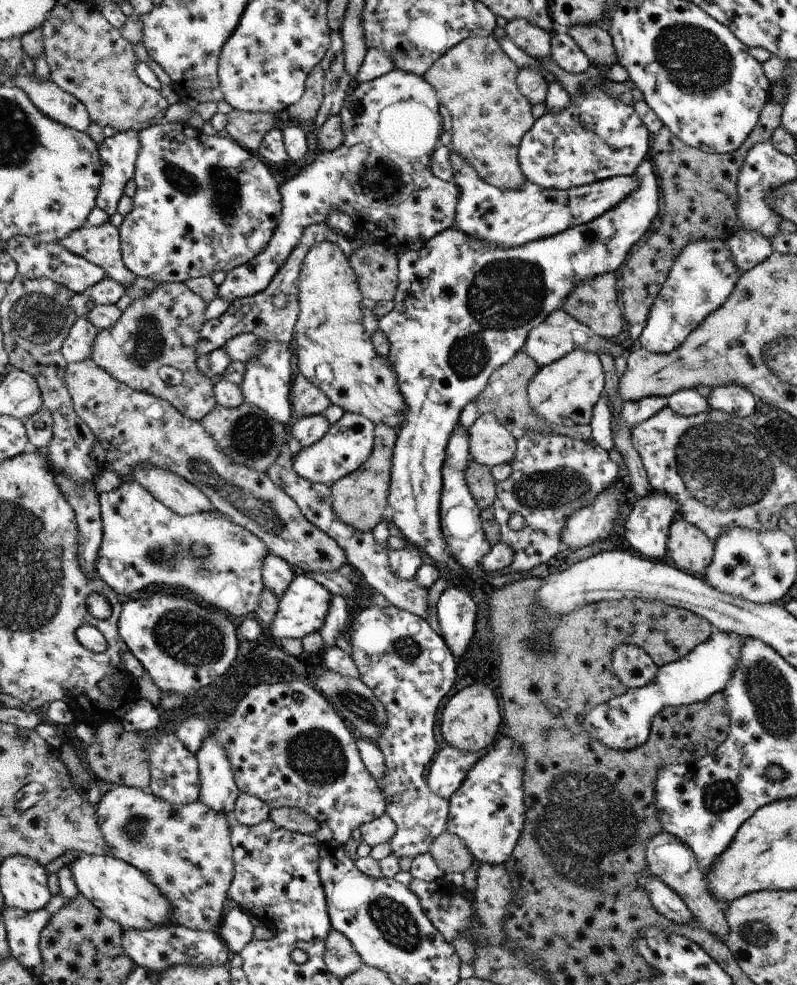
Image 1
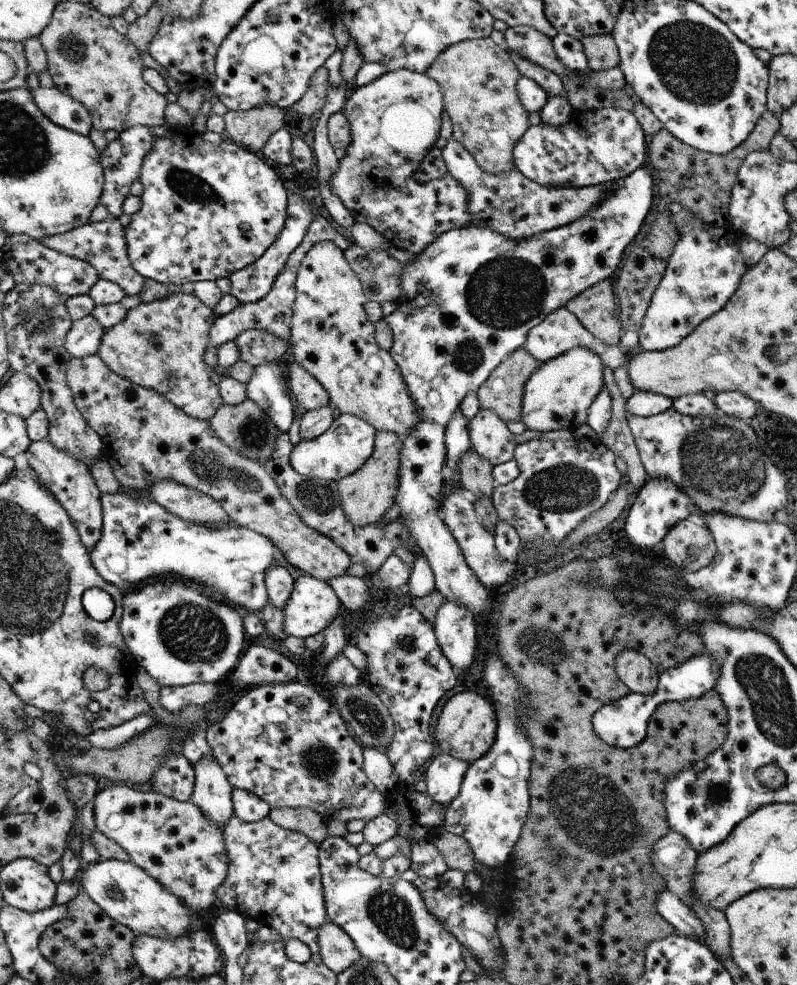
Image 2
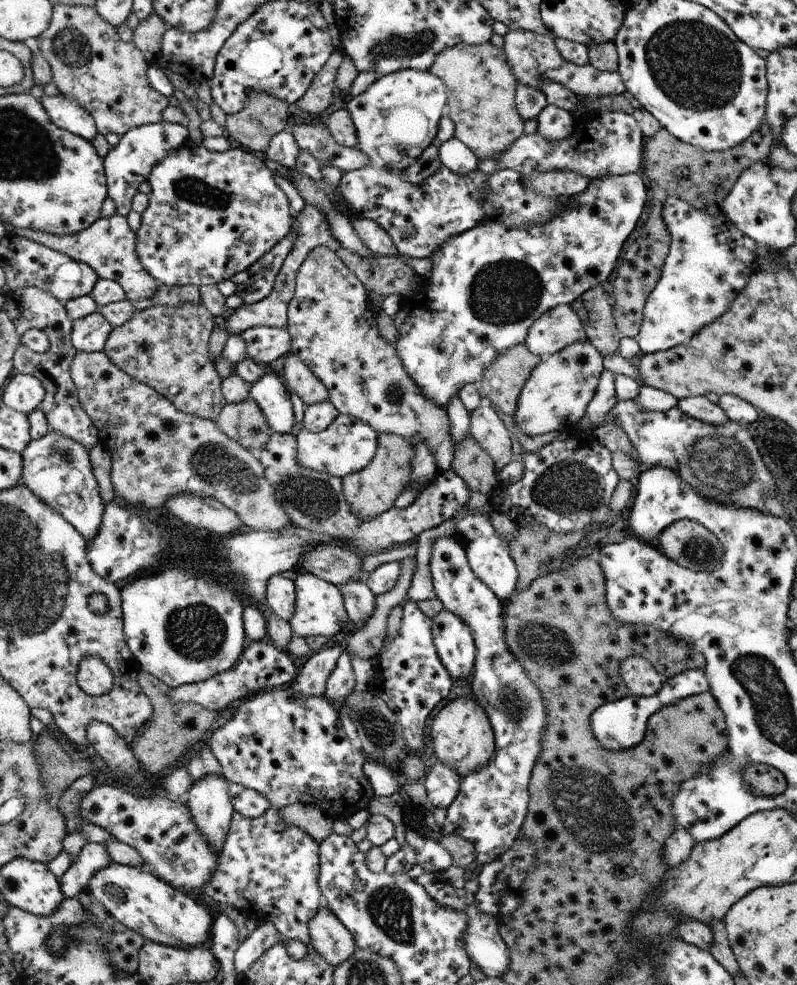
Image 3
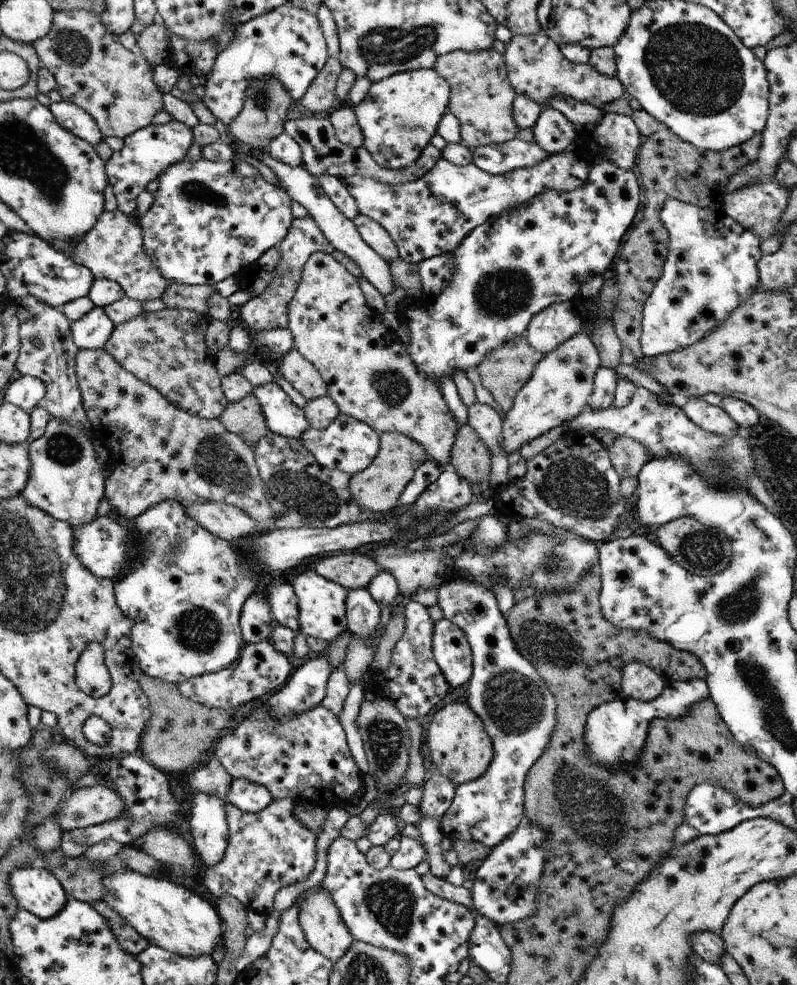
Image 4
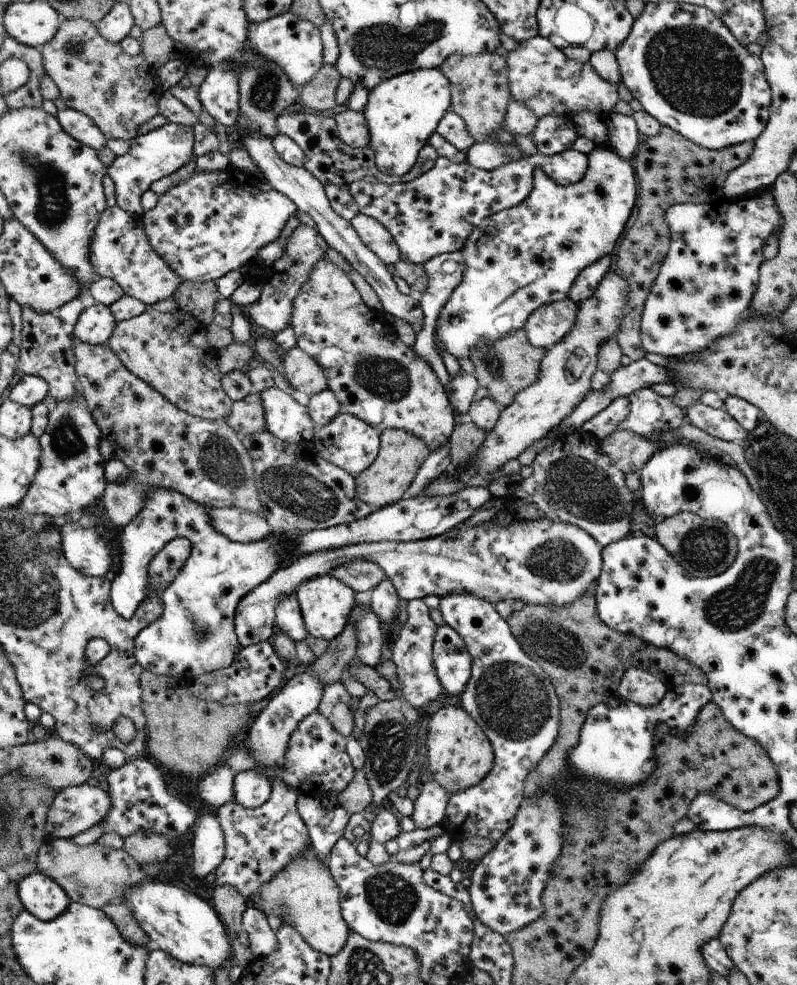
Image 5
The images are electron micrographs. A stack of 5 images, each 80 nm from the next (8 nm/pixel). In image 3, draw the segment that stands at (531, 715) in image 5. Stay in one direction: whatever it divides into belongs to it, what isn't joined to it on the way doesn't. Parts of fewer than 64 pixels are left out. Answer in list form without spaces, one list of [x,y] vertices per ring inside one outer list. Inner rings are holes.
[[[440,537],[433,543],[430,559],[431,575],[435,596],[440,599],[443,608],[457,615],[471,627],[476,645],[475,673],[472,674],[472,690],[475,701],[479,703],[491,721],[495,732],[496,754],[486,766],[476,769],[468,777],[462,778],[462,785],[455,801],[446,809],[446,818],[441,830],[444,835],[456,835],[472,842],[477,852],[477,860],[482,864],[491,863],[505,850],[508,850],[522,832],[530,800],[528,783],[542,750],[542,737],[549,724],[547,702],[540,688],[529,677],[525,666],[511,653],[507,642],[504,620],[504,606],[498,597],[476,576],[470,568],[464,547],[453,537]]]

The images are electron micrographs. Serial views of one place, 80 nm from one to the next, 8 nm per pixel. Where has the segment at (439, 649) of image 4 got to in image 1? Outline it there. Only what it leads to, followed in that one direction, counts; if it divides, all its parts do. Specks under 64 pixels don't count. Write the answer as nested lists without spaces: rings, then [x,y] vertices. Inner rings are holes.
[[[450,586],[437,602],[436,614],[444,642],[459,659],[468,652],[468,644],[476,632],[478,606],[466,594],[464,586]]]

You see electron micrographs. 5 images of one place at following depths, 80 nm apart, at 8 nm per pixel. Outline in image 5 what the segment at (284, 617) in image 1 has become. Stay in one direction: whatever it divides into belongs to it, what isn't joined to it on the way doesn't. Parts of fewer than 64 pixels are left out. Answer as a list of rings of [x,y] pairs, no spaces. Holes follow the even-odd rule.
[[[323,575],[303,583],[297,589],[295,596],[302,607],[303,619],[309,635],[327,641],[335,639],[347,628],[356,602],[360,600],[352,587],[332,575]]]

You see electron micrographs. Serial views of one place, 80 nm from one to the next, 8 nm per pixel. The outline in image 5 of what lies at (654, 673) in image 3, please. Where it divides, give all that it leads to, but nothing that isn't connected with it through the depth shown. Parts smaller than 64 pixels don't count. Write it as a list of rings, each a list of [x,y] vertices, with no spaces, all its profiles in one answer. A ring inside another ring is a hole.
[[[638,666],[628,668],[618,682],[615,695],[636,703],[638,706],[656,706],[665,696],[669,684],[651,671]]]

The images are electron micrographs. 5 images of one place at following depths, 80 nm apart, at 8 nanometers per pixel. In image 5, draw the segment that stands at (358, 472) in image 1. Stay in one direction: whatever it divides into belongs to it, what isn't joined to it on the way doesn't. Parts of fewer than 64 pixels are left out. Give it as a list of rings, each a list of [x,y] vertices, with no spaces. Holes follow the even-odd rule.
[[[386,429],[379,434],[379,439],[380,446],[375,461],[355,477],[357,497],[374,510],[402,500],[432,451],[426,442],[407,430]]]

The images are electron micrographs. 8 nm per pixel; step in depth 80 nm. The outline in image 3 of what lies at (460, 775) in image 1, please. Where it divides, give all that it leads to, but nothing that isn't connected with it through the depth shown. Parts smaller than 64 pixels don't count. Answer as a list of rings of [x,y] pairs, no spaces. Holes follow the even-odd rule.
[[[437,761],[432,770],[425,774],[422,783],[427,797],[434,808],[448,808],[459,794],[461,776],[445,763]]]

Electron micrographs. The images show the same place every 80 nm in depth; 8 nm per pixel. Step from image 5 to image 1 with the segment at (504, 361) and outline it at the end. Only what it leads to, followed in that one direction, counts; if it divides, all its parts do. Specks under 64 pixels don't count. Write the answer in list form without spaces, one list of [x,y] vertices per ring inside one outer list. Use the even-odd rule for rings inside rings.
[[[522,350],[516,353],[506,364],[496,369],[491,374],[491,378],[484,387],[483,392],[475,400],[479,414],[492,413],[505,426],[509,428],[518,426],[518,428],[522,428],[526,432],[528,430],[552,431],[553,433],[568,435],[571,439],[581,438],[583,440],[592,440],[592,426],[589,424],[570,428],[565,426],[551,427],[540,421],[532,412],[528,400],[527,388],[530,382],[534,380],[535,374],[540,370],[538,365],[526,351]]]

